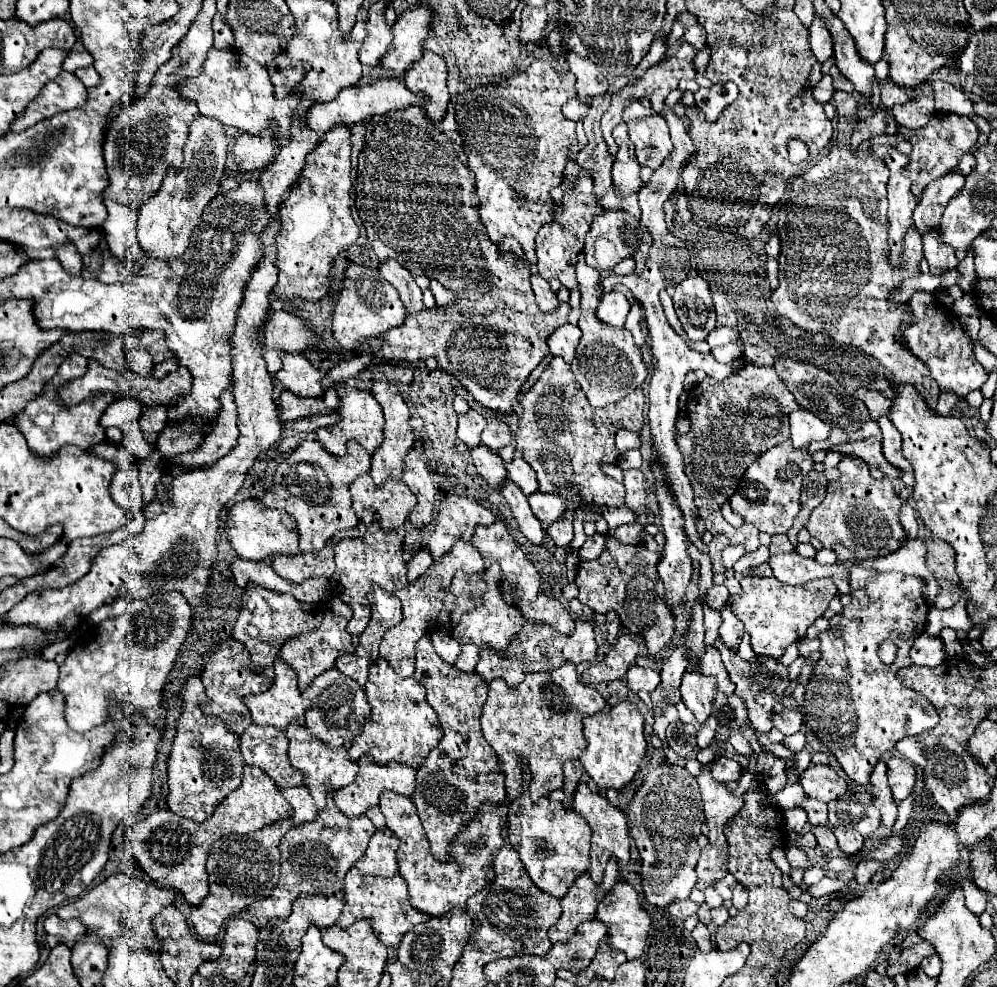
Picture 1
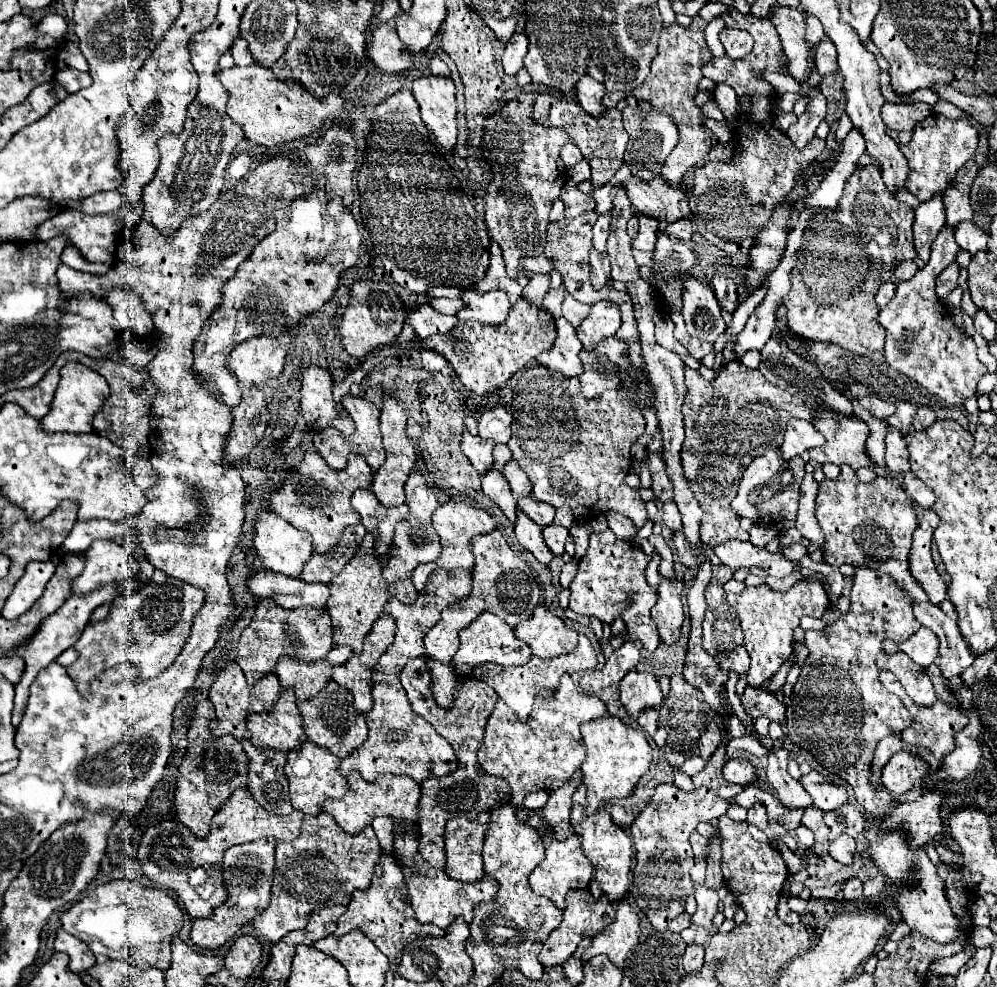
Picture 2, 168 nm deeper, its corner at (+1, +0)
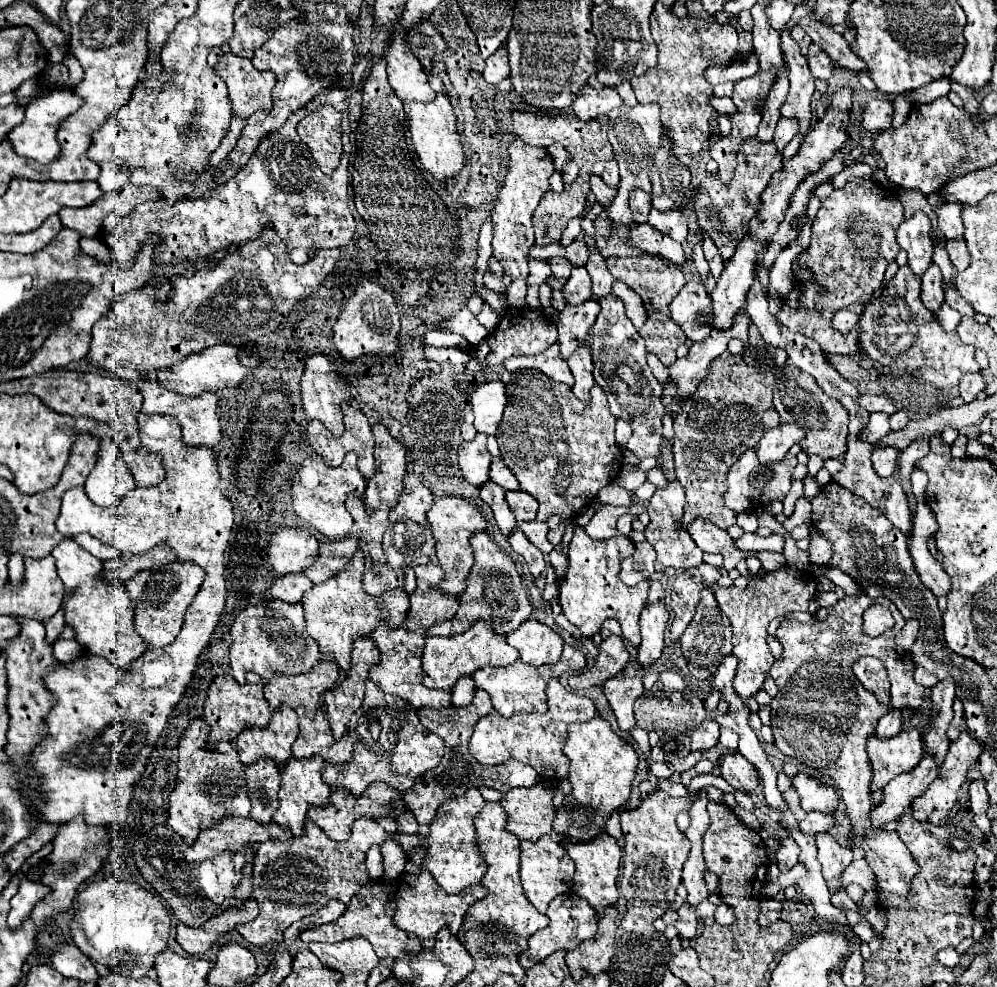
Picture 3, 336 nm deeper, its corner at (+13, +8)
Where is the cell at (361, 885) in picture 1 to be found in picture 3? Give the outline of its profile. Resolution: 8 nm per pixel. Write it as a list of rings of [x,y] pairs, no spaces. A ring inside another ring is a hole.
[[[369,881],[369,883],[361,887],[361,891],[351,899],[351,903],[347,905],[347,911],[333,923],[315,927],[315,929],[307,929],[299,935],[299,939],[303,943],[339,943],[345,939],[353,939],[353,937],[365,937],[375,953],[385,959],[385,957],[393,957],[399,959],[405,953],[419,953],[421,941],[415,935],[409,935],[407,931],[401,931],[399,927],[393,925],[393,913],[395,913],[395,899],[393,895],[383,893],[382,882]]]

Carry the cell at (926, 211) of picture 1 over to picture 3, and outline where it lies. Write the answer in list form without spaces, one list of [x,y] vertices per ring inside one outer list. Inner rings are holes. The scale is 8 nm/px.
[[[923,211],[915,213],[911,219],[905,219],[897,229],[897,243],[901,245],[903,251],[907,251],[909,255],[907,265],[917,277],[921,277],[931,265],[933,241],[927,235],[929,229],[931,229],[931,221]]]

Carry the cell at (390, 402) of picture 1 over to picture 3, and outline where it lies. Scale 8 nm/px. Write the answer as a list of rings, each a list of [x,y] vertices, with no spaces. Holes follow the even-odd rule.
[[[375,423],[373,425],[375,435],[375,475],[373,479],[367,479],[367,491],[365,491],[365,509],[369,513],[379,511],[381,507],[391,509],[397,505],[397,499],[401,495],[401,481],[407,475],[405,471],[405,447],[395,441],[389,431]]]

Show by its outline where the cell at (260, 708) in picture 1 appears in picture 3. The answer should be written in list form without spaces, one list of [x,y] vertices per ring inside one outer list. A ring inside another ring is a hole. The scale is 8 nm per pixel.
[[[283,707],[273,713],[273,719],[265,729],[251,727],[237,737],[237,753],[241,765],[255,763],[259,759],[273,759],[277,767],[285,765],[291,757],[291,747],[297,739],[297,715],[293,709]]]

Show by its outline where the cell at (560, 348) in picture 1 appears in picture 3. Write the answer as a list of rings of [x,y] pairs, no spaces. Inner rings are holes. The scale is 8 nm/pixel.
[[[551,345],[547,351],[539,353],[539,355],[533,355],[533,357],[513,357],[513,359],[507,359],[503,363],[503,367],[507,371],[515,371],[515,369],[537,369],[545,375],[549,375],[551,379],[559,381],[559,383],[565,383],[569,387],[573,387],[575,379],[567,367],[567,361],[559,357],[559,345]]]

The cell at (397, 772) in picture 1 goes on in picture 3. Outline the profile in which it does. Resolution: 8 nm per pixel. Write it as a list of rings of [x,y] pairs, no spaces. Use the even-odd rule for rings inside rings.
[[[377,781],[373,785],[369,785],[369,789],[363,791],[363,795],[355,797],[343,789],[333,789],[331,791],[331,803],[325,807],[309,807],[307,817],[321,827],[321,831],[325,831],[325,835],[333,841],[345,841],[351,835],[351,825],[355,819],[359,817],[371,817],[371,819],[379,819],[379,817],[399,817],[405,811],[403,799],[399,791],[393,791],[387,783]]]

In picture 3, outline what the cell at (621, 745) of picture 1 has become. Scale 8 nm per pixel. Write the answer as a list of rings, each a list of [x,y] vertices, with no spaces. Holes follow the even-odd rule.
[[[593,717],[591,721],[583,723],[573,723],[569,727],[569,737],[565,741],[563,753],[571,761],[567,777],[571,783],[571,795],[563,799],[563,807],[555,813],[553,819],[553,831],[559,837],[557,843],[565,845],[567,841],[593,841],[597,835],[603,833],[607,819],[621,807],[625,807],[625,803],[629,801],[631,785],[635,779],[637,753],[633,745],[619,737],[601,717]]]

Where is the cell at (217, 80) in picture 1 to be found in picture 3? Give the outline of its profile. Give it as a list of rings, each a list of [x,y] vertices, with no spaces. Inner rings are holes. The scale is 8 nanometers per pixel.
[[[233,53],[223,55],[215,65],[215,71],[229,87],[233,115],[247,119],[259,109],[269,111],[272,108],[272,91],[277,81],[273,72],[259,71],[253,67],[249,59],[237,57]],[[233,65],[235,65],[235,75],[233,75]]]

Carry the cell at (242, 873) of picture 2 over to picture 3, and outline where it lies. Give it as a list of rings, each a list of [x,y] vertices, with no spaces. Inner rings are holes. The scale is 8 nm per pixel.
[[[249,899],[239,909],[231,907],[231,909],[223,911],[221,915],[209,919],[201,927],[187,927],[187,925],[179,923],[175,939],[185,949],[185,953],[203,955],[213,945],[217,945],[219,937],[223,937],[225,933],[229,933],[231,929],[235,929],[241,923],[253,921],[257,915],[259,915],[259,905],[255,899]]]

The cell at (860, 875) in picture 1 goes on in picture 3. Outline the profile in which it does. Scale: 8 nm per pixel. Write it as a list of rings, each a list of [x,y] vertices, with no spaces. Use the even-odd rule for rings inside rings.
[[[839,891],[839,895],[833,895],[833,897],[831,897],[831,903],[833,903],[837,909],[841,909],[841,911],[857,909],[857,903],[853,903],[845,891]]]

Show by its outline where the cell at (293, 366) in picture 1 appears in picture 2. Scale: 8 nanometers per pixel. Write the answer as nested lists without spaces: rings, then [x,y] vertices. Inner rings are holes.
[[[309,365],[301,375],[301,415],[313,429],[337,427],[348,437],[355,426],[345,409],[333,401],[333,379],[327,369]]]

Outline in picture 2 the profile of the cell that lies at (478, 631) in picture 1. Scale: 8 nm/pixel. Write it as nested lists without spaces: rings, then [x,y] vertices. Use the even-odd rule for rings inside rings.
[[[483,611],[473,623],[469,623],[469,627],[461,629],[459,639],[461,639],[461,645],[453,657],[453,663],[467,663],[471,667],[477,667],[479,663],[493,661],[503,667],[509,667],[509,665],[523,665],[531,657],[529,645],[521,643],[517,639],[515,631],[501,617],[493,615],[491,611]]]

